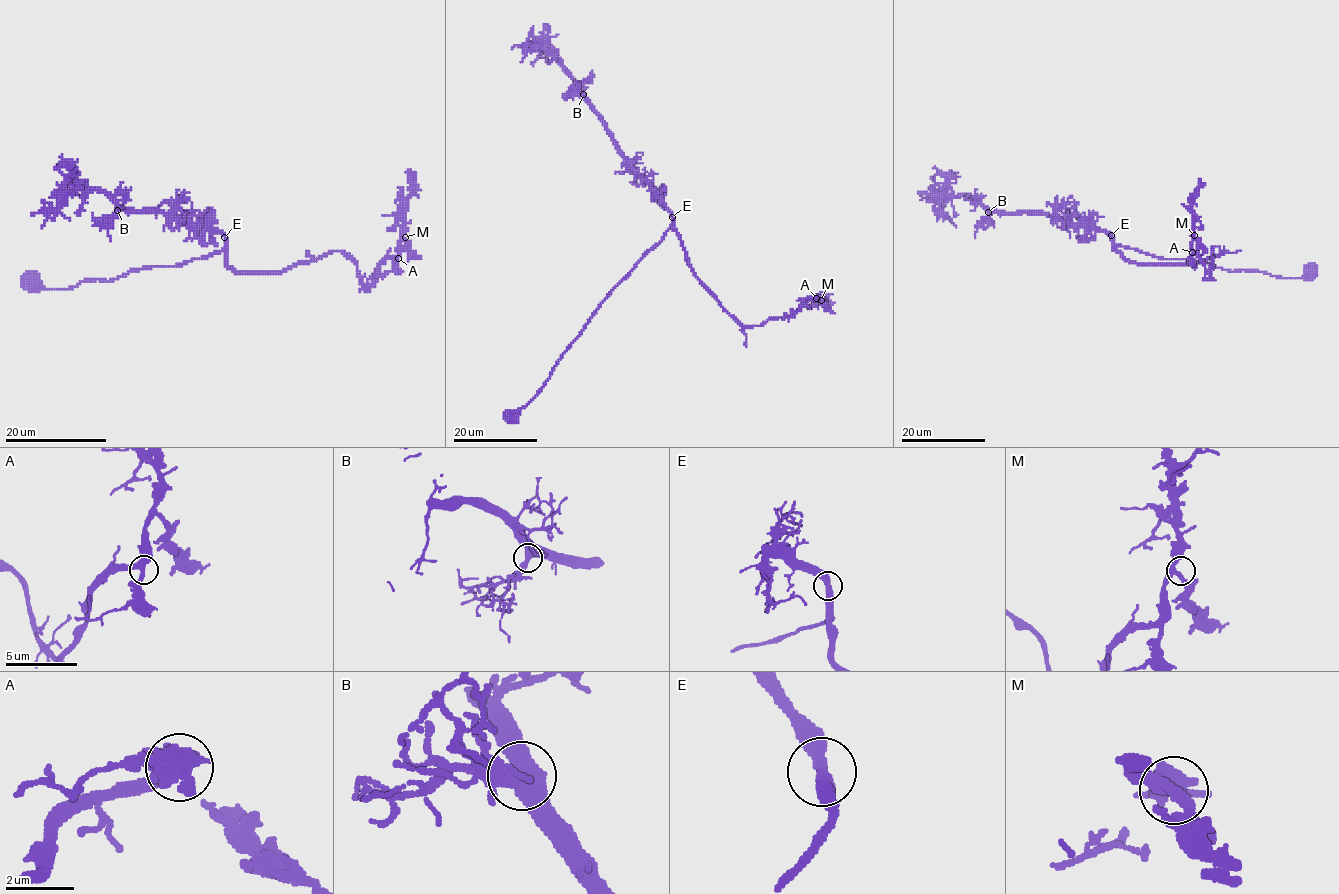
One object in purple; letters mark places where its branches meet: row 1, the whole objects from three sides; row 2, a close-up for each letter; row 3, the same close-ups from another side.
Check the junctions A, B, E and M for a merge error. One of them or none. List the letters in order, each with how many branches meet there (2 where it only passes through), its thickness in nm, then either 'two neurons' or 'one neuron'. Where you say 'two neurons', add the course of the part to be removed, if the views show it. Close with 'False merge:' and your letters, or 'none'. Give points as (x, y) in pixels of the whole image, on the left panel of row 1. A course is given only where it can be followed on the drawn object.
A: branches 3; calibre 380 nm; one neuron
B: branches 2; calibre 500 nm; one neuron
E: branches 2; calibre 440 nm; one neuron
M: branches 3; calibre 280 nm; one neuron
False merge: none

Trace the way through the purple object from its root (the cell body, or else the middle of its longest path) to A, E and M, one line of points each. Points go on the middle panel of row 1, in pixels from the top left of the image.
A: (511, 416), (542, 387), (598, 306), (673, 222), (696, 278), (743, 325), (787, 318), (816, 298)
E: (511, 416), (542, 387), (560, 357), (603, 300), (663, 237), (673, 223), (672, 216)
M: (511, 416), (542, 387), (598, 306), (673, 222), (696, 278), (743, 325), (787, 318), (807, 301), (821, 300)

